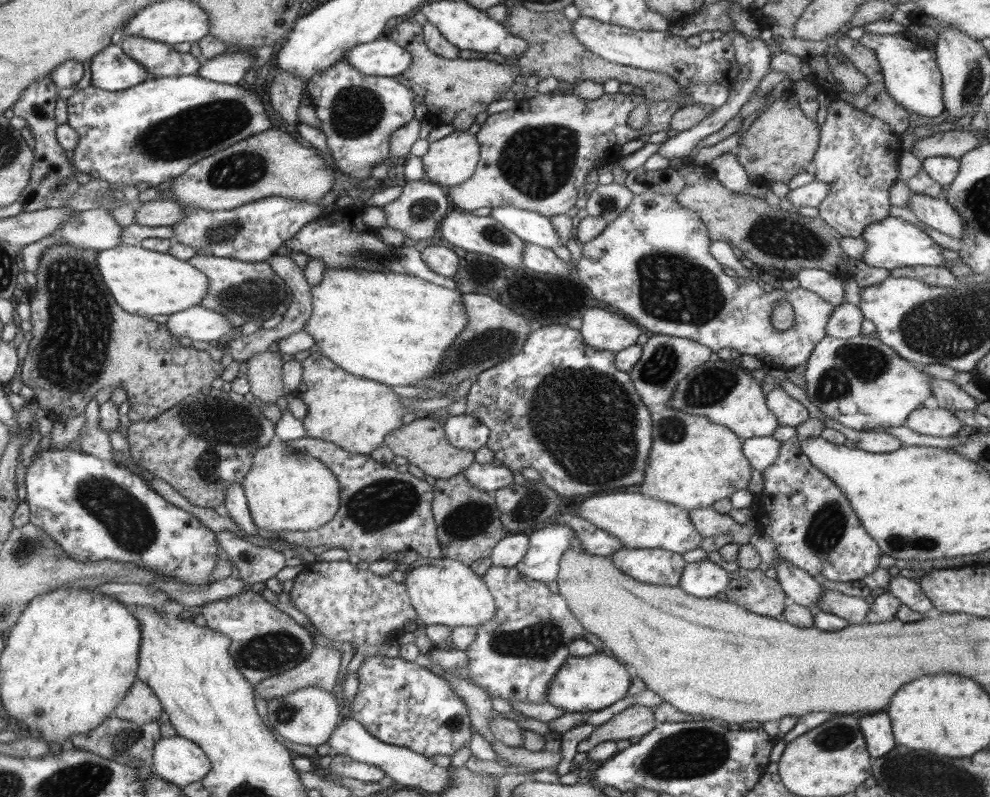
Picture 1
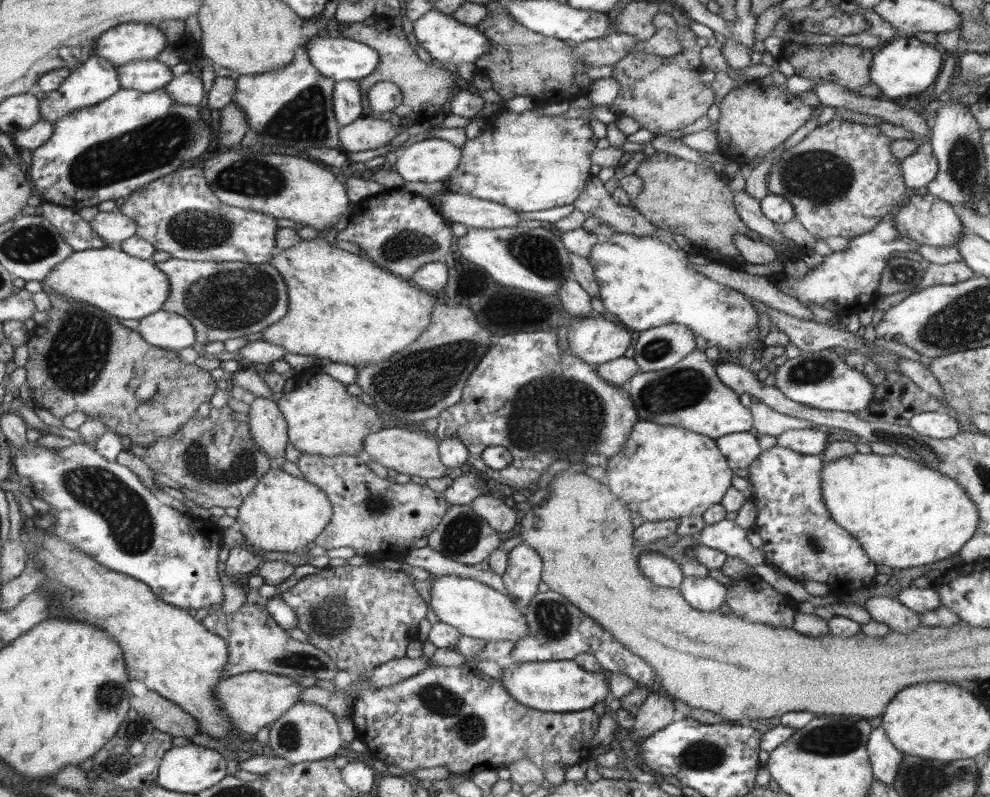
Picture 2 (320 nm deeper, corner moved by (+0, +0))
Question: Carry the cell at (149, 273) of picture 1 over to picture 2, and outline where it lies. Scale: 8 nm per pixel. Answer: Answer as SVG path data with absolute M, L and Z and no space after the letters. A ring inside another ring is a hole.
M100 248L74 252L70 258L51 268L42 281L43 292L86 303L126 320L140 320L158 312L169 300L173 284L151 259L134 258L120 248Z

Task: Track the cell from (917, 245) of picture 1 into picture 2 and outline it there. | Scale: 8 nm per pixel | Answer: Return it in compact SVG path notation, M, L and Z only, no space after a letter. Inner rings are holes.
M907 188L907 192L903 196L903 199L884 217L880 220L880 223L874 227L871 232L867 234L859 235L857 238L849 240L848 249L842 252L834 252L830 256L824 257L824 260L816 266L816 268L809 269L804 278L792 278L791 275L786 273L782 267L775 267L775 273L769 276L772 285L776 285L776 289L780 288L780 292L796 299L798 303L807 306L808 303L818 304L822 308L827 308L832 312L837 313L837 317L846 319L852 314L857 314L859 311L874 305L875 296L878 295L878 286L882 278L881 274L892 258L895 256L895 252L916 252L920 248L920 245L912 239L904 238L896 231L894 227L894 218L898 216L898 209L909 201L909 198L914 196L912 190L917 188Z

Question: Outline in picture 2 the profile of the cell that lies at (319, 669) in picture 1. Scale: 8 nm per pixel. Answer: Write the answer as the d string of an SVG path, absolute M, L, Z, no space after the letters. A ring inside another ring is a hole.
M252 671L249 673L226 676L216 688L218 703L222 711L230 716L234 729L255 737L260 729L272 726L289 709L293 709L301 700L306 687L296 682L296 677Z

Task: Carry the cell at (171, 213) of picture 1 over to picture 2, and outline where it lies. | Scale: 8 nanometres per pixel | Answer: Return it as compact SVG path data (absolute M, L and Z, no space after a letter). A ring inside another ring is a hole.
M117 209L110 212L99 211L89 224L109 248L119 248L124 240L136 236L136 228L138 228L135 220L128 216L124 217Z

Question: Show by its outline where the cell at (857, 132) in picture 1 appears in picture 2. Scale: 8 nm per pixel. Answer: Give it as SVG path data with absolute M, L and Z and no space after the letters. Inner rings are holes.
M834 118L819 125L800 143L786 149L781 159L768 171L768 194L783 196L794 207L795 219L814 237L830 236L854 239L871 232L880 220L903 199L907 186L902 178L900 159L890 152L890 140L876 125L864 125L843 118Z

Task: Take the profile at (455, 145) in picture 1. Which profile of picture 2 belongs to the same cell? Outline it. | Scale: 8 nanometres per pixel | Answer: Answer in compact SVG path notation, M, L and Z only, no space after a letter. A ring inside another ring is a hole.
M430 137L400 150L396 172L406 182L438 182L452 176L463 152L446 140Z

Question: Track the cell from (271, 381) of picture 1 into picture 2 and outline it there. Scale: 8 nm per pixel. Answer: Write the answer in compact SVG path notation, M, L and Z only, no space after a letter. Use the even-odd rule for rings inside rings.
M256 397L249 405L248 415L248 423L252 431L254 442L256 442L257 445L261 447L261 450L264 451L265 454L269 455L272 468L274 467L272 466L272 462L275 462L276 458L285 458L285 450L288 448L288 423L286 422L285 415L282 414L280 406L277 406L277 401L274 401L273 399L258 397Z

